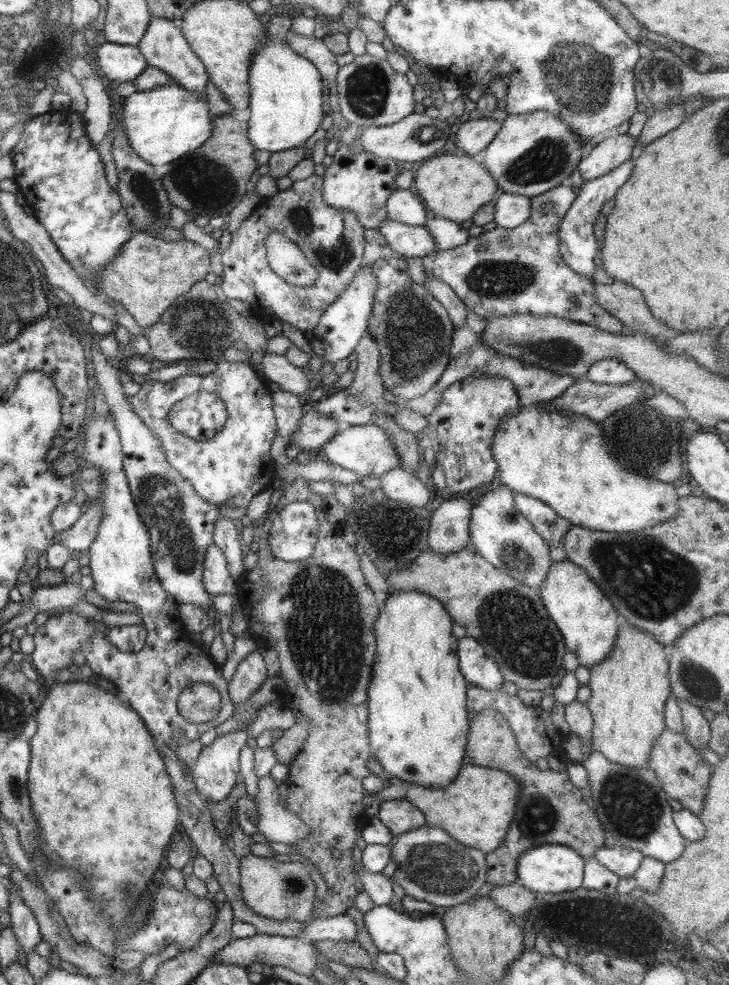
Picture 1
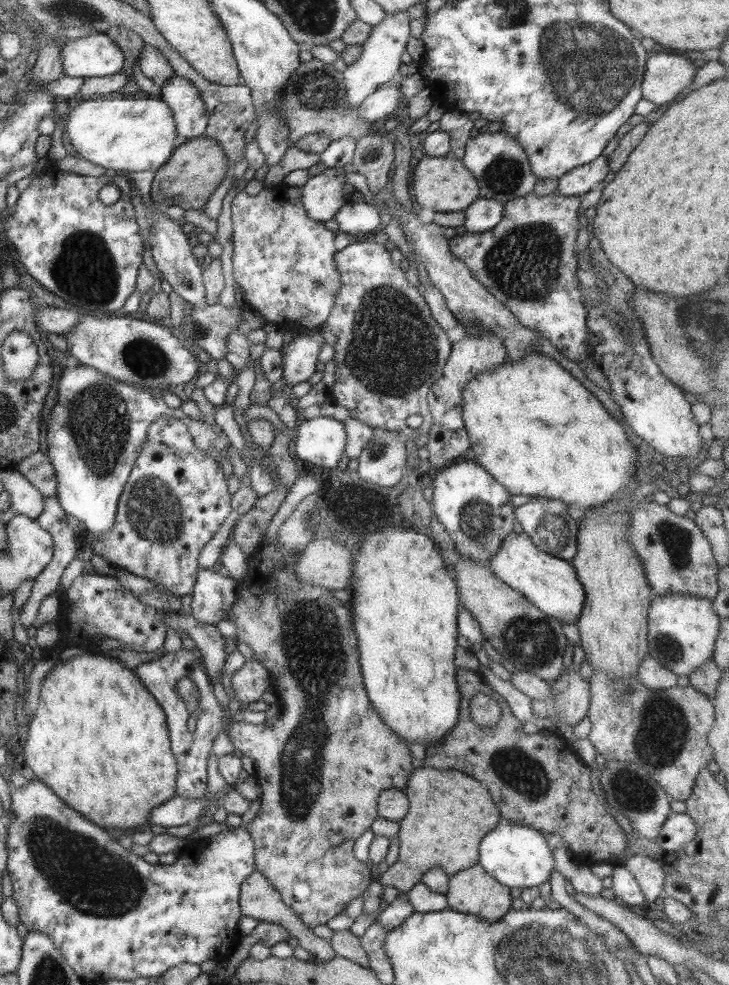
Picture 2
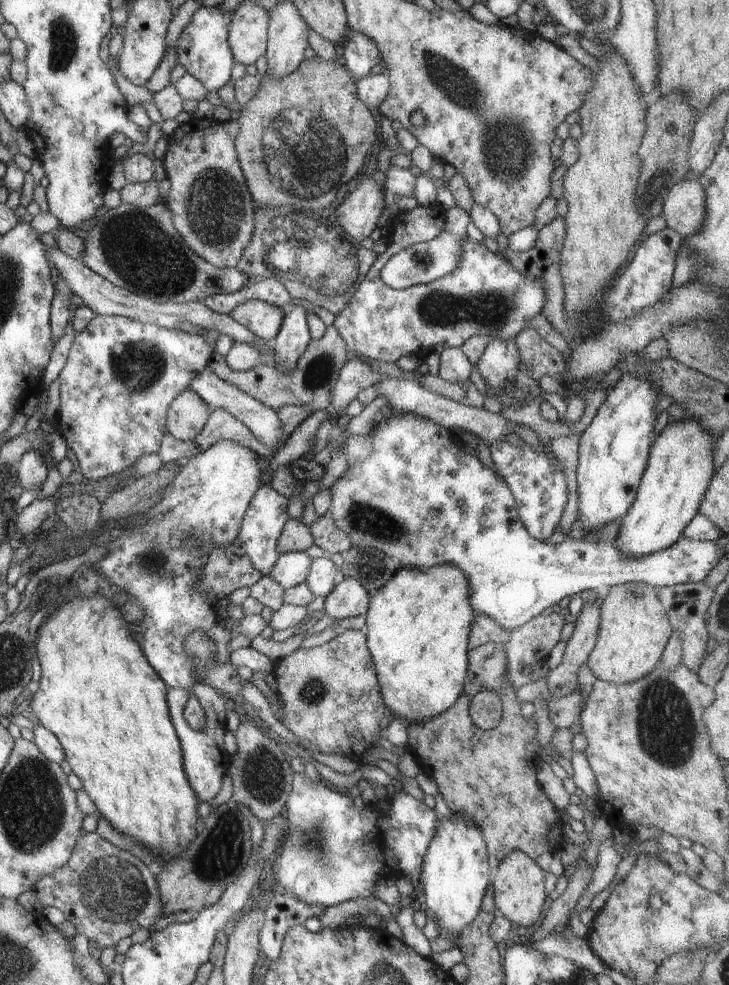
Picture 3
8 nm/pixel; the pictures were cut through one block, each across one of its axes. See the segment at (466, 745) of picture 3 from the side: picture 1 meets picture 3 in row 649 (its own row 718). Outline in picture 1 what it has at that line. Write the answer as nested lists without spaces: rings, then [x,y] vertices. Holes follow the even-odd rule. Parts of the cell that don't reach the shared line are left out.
[[[485,709],[480,711],[476,717],[469,722],[468,745],[465,755],[472,758],[472,763],[484,768],[502,770],[510,774],[520,786],[520,797],[516,798],[516,814],[512,816],[510,822],[510,832],[506,834],[502,845],[492,853],[486,854],[487,877],[486,882],[495,884],[496,887],[512,884],[516,878],[516,864],[519,857],[533,847],[556,844],[568,846],[576,850],[583,859],[594,857],[598,848],[605,847],[605,830],[591,805],[588,805],[588,798],[582,789],[576,788],[569,780],[567,772],[555,772],[553,769],[540,770],[532,761],[528,761],[525,755],[518,749],[516,738],[509,723],[499,714],[498,711]]]

